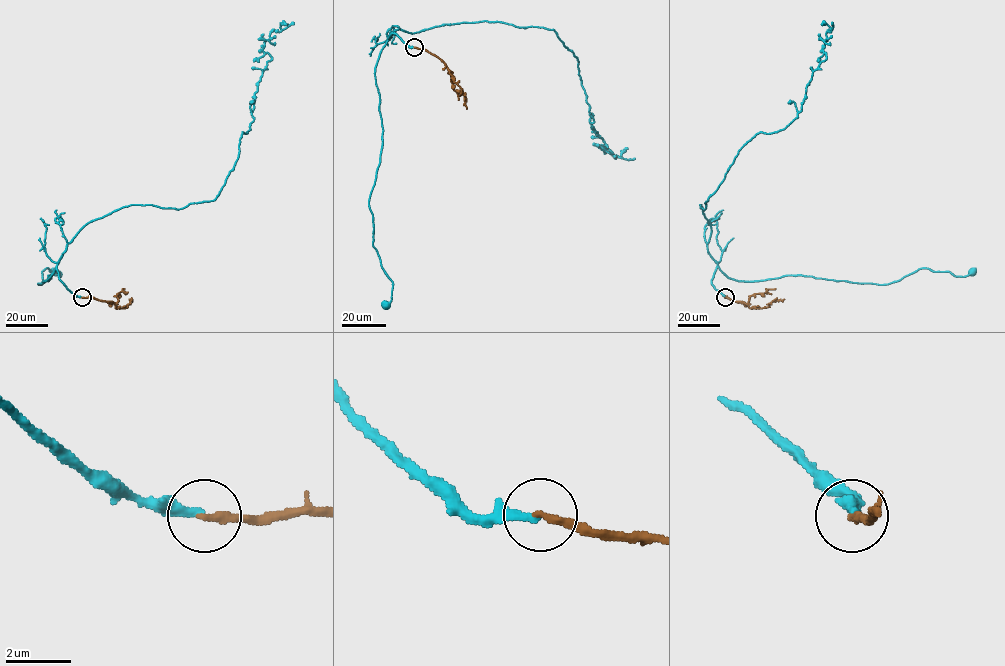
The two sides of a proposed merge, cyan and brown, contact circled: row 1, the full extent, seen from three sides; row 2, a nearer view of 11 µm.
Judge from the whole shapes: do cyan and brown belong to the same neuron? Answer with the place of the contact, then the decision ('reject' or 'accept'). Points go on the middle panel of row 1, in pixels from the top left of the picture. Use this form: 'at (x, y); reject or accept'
at (414, 47); accept

